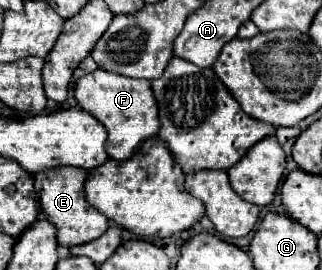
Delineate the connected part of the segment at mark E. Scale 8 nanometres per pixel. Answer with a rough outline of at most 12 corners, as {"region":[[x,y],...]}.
{"region":[[83,168],[35,174],[59,246],[91,242],[107,216],[85,200]]}

